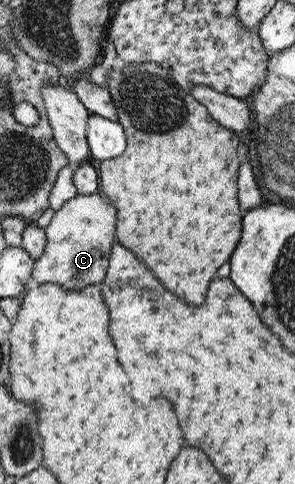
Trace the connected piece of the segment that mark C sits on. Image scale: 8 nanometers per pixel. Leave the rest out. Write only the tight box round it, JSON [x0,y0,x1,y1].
[32,194,116,291]

